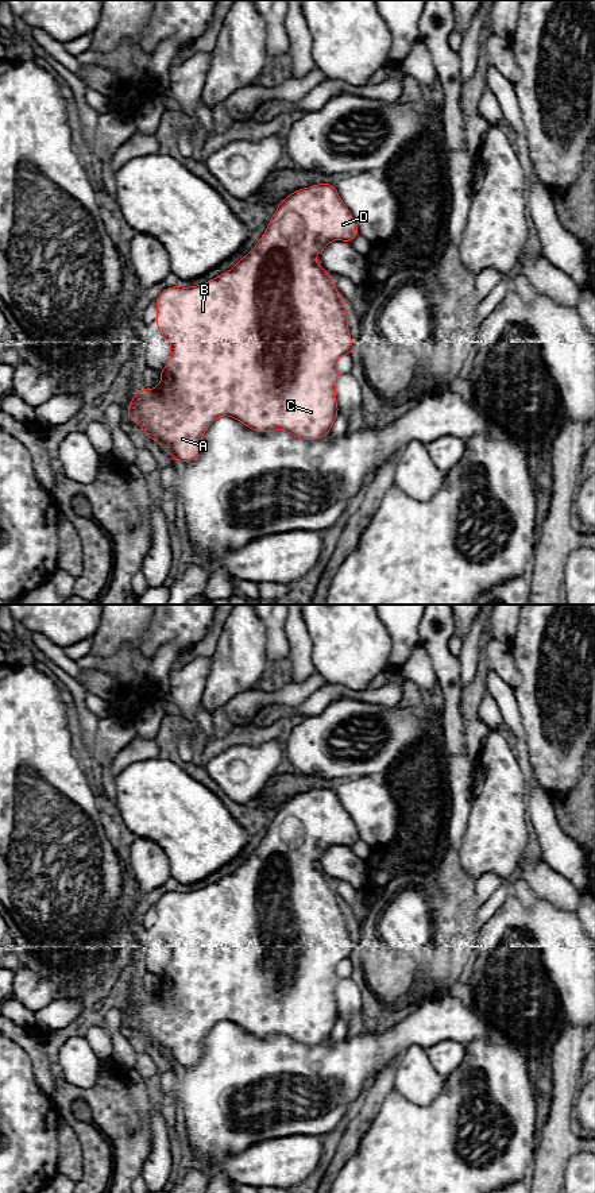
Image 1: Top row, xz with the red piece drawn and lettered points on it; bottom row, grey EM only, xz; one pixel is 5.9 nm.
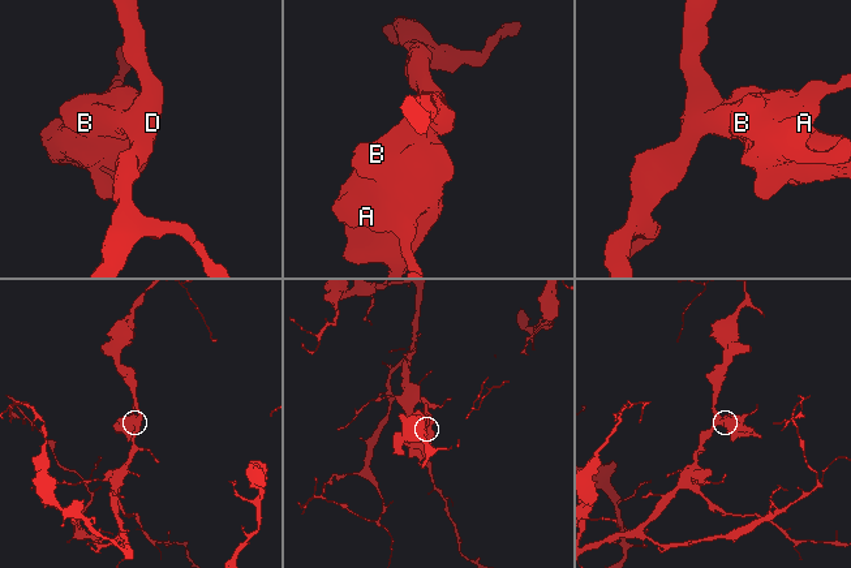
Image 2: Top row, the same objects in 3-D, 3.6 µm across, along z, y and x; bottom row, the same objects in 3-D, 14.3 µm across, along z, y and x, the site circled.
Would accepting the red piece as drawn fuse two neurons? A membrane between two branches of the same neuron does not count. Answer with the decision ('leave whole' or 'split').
leave whole

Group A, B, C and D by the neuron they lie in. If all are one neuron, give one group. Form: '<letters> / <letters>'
A B C D

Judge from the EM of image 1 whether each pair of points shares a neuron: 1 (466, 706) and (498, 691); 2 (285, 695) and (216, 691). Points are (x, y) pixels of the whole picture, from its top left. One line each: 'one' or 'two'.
1: two
2: two

